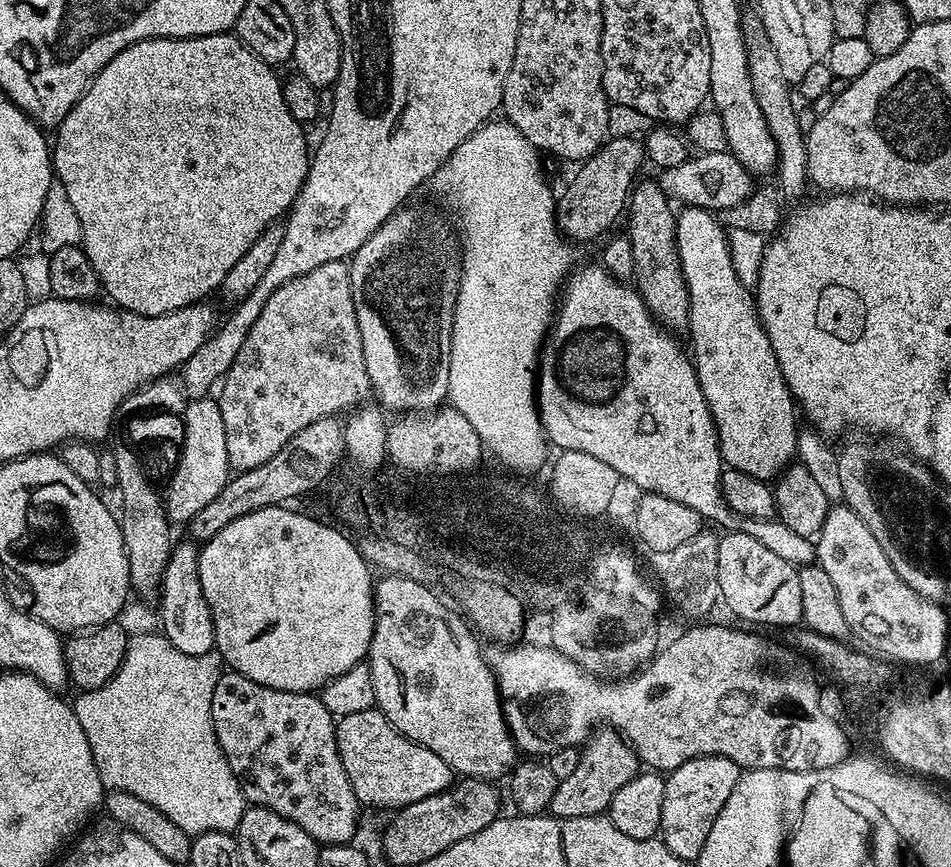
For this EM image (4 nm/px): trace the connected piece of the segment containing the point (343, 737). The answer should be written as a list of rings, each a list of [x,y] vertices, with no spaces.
[[[379,707],[339,713],[336,716],[336,741],[346,764],[346,774],[354,786],[354,794],[360,807],[368,812],[371,810],[378,810],[377,812],[382,814],[406,812],[409,808],[415,808],[417,804],[447,795],[453,789],[451,787],[456,780],[458,781],[458,773],[442,757],[434,754],[434,750],[426,750],[426,746],[414,742],[409,736],[403,736],[393,726],[387,712]]]

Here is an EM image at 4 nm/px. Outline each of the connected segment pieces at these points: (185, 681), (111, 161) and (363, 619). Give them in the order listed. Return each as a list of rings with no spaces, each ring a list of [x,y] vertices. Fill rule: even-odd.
[[[144,640],[140,644],[139,641],[133,647],[127,668],[123,674],[110,686],[89,691],[87,693],[88,697],[84,700],[84,705],[82,705],[83,700],[79,705],[78,715],[82,726],[86,730],[86,738],[90,738],[90,746],[94,750],[94,762],[98,762],[98,774],[102,774],[105,793],[123,796],[127,800],[136,801],[139,805],[146,806],[148,810],[158,814],[160,818],[166,818],[168,822],[174,822],[174,826],[178,826],[178,830],[182,830],[182,834],[192,837],[193,841],[199,842],[210,836],[235,837],[245,818],[246,809],[242,802],[242,794],[238,794],[238,782],[234,782],[234,774],[230,770],[222,750],[218,750],[218,742],[214,742],[214,730],[210,726],[214,682],[218,678],[222,667],[221,653],[215,647],[212,649],[212,646],[205,646],[200,649],[184,649],[173,646],[171,643],[168,644],[155,644],[152,640]]]
[[[213,34],[210,36],[155,36],[149,40],[140,40],[137,44],[131,44],[126,50],[122,50],[122,54],[118,54],[118,58],[114,58],[114,62],[110,62],[110,66],[101,76],[86,90],[86,94],[78,102],[78,106],[70,114],[70,118],[65,122],[64,127],[60,129],[56,140],[56,168],[60,171],[58,180],[64,185],[68,191],[68,197],[72,199],[78,218],[81,219],[82,234],[79,246],[84,254],[86,254],[87,264],[90,265],[96,279],[99,291],[103,292],[109,300],[114,300],[124,308],[130,310],[138,310],[147,316],[174,316],[177,314],[191,313],[191,308],[201,303],[206,294],[217,291],[221,287],[226,274],[233,269],[235,265],[247,253],[249,249],[260,241],[261,237],[267,235],[269,229],[280,226],[288,219],[290,214],[290,206],[294,206],[294,198],[298,194],[298,186],[302,186],[302,178],[306,178],[306,170],[310,159],[310,144],[308,148],[308,136],[304,133],[304,124],[294,119],[293,116],[285,114],[281,101],[278,99],[278,84],[272,81],[273,69],[269,65],[258,62],[258,58],[250,55],[245,48],[240,45],[231,35]]]
[[[275,506],[264,508],[258,512],[246,514],[217,533],[209,543],[207,555],[204,557],[204,582],[208,587],[210,602],[214,608],[216,619],[215,639],[220,640],[219,647],[226,653],[235,667],[248,672],[254,678],[265,680],[279,688],[292,688],[296,692],[319,693],[326,690],[340,679],[344,679],[360,664],[365,663],[368,650],[375,647],[379,639],[379,621],[382,610],[380,599],[381,573],[361,553],[355,540],[339,532],[333,524],[316,516],[303,516],[300,512],[291,512],[291,507]]]

